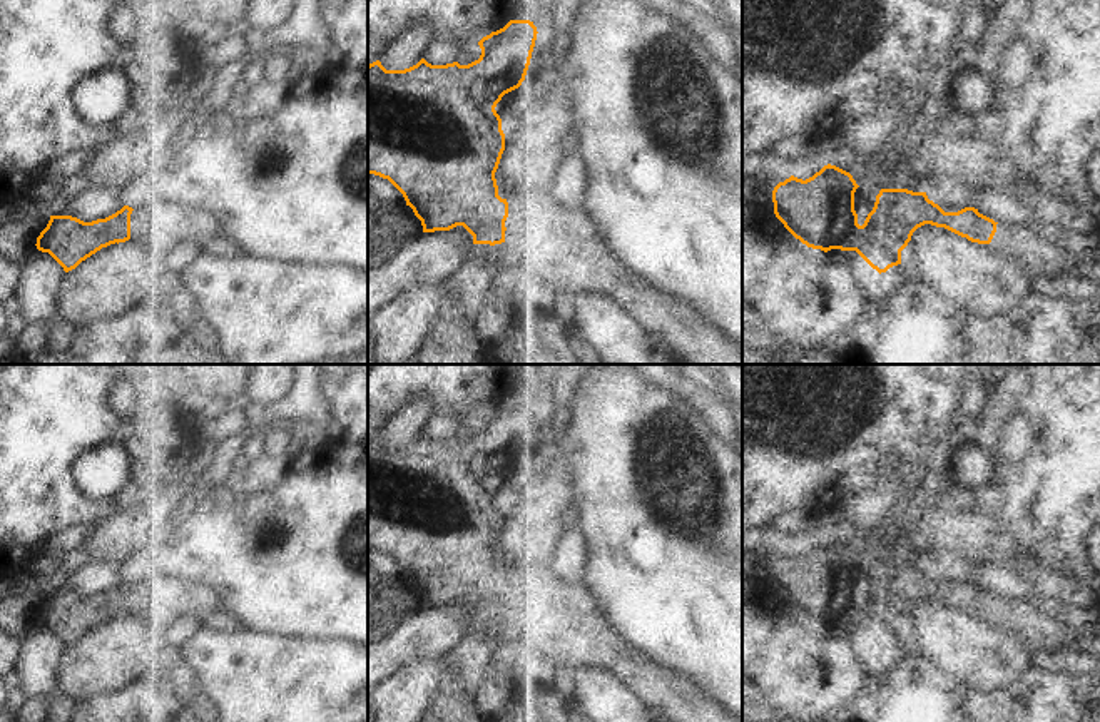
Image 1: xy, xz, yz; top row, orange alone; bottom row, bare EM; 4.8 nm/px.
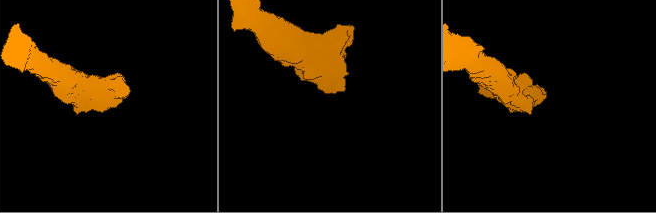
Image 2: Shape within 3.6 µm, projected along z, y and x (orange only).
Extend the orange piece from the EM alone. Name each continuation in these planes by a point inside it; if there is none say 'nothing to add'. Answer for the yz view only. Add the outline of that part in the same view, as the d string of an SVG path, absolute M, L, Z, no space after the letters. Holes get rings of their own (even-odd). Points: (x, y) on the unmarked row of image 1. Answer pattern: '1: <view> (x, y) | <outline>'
nothing to add

